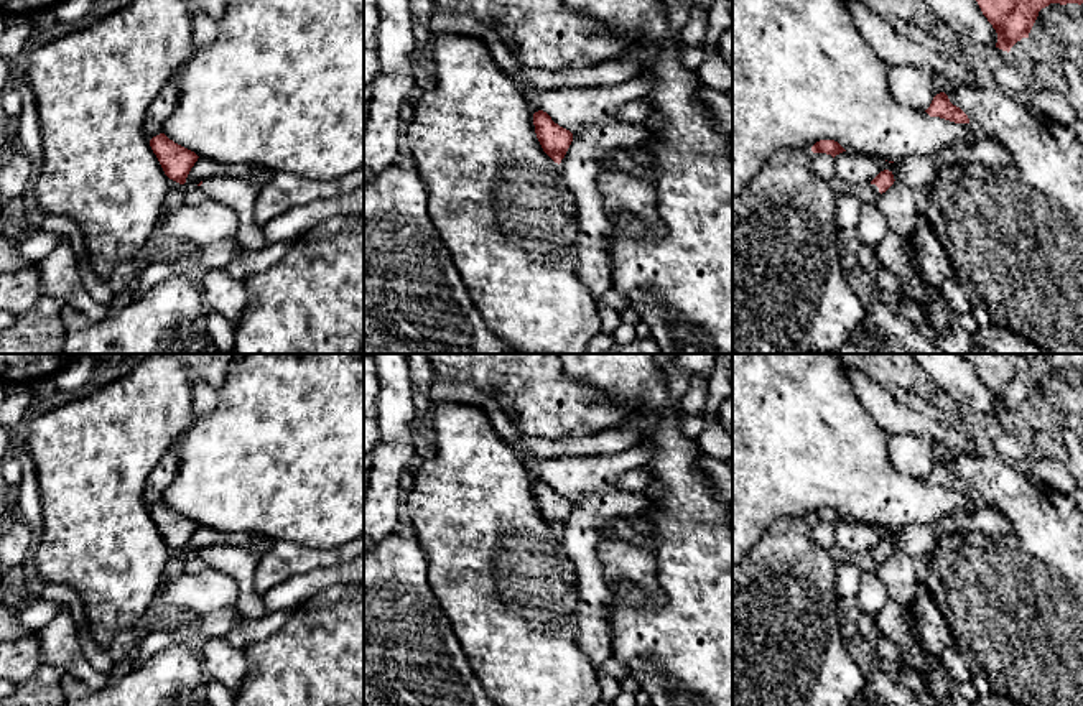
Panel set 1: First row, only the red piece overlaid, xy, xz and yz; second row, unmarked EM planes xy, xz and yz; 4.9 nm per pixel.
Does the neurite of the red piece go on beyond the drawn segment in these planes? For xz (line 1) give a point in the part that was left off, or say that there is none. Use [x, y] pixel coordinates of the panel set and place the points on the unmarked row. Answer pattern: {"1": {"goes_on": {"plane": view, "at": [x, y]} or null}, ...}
{"1": {"goes_on": null}}

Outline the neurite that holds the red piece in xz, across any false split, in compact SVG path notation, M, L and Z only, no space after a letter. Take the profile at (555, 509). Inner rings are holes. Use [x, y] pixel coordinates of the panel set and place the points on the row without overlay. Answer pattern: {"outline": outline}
{"outline": "M543 479L533 482L533 494L543 520L560 533L573 510L573 502L555 492Z"}

